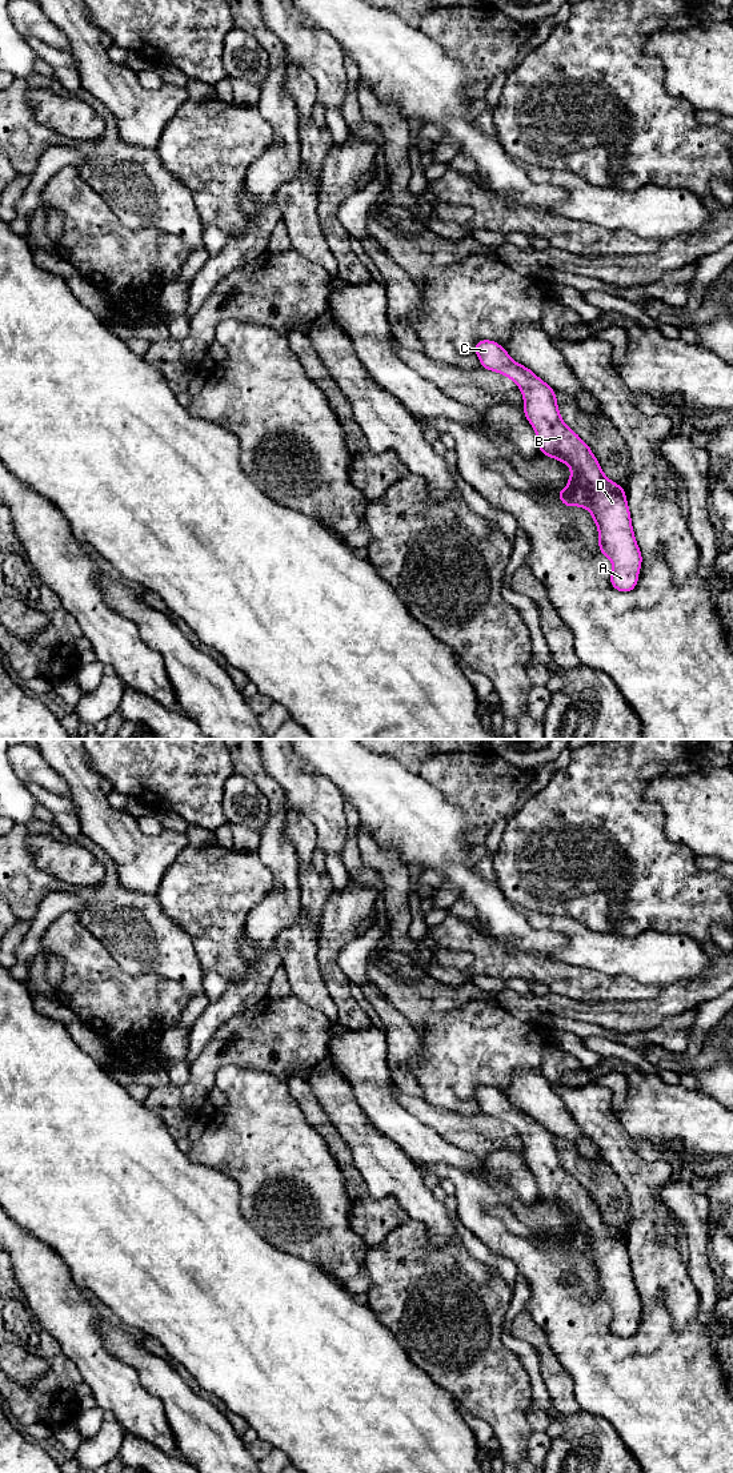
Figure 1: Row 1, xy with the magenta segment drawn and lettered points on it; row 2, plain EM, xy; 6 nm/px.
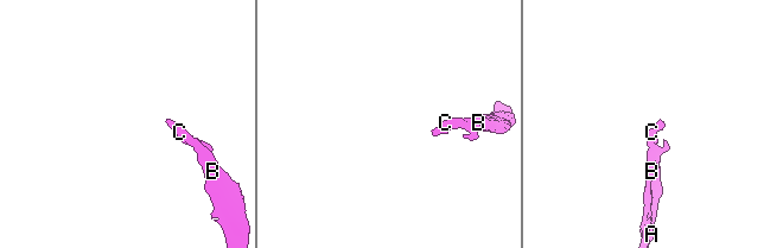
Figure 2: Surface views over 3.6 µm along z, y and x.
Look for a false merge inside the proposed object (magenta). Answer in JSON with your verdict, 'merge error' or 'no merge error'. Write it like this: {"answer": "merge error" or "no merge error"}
{"answer": "no merge error"}

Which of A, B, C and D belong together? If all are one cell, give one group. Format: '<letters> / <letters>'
A B C D

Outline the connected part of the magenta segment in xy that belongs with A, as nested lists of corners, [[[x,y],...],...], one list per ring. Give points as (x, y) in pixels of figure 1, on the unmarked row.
[[[478,1087],[474,1096],[484,1115],[501,1119],[518,1131],[524,1159],[537,1180],[540,1197],[566,1209],[572,1217],[568,1232],[557,1237],[561,1248],[590,1257],[598,1275],[598,1296],[613,1311],[612,1332],[618,1337],[632,1337],[642,1303],[622,1232],[605,1223],[590,1193],[564,1169],[554,1136],[548,1129],[516,1109],[494,1087]]]

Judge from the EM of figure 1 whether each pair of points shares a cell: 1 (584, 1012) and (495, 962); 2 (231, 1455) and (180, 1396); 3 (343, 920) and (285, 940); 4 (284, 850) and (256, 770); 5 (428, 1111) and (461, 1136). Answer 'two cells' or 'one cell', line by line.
1: two cells
2: one cell
3: two cells
4: one cell
5: one cell

